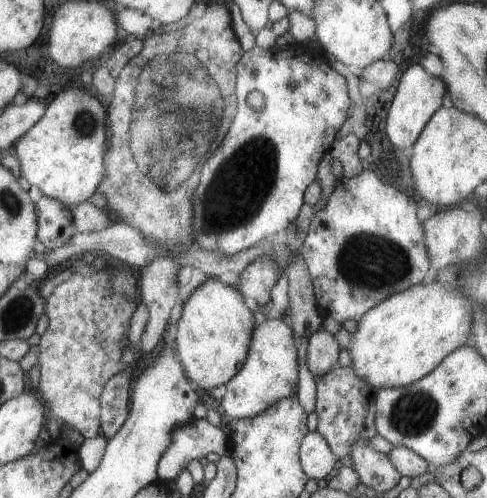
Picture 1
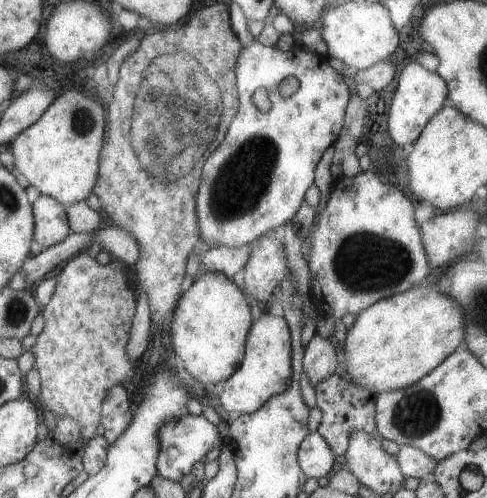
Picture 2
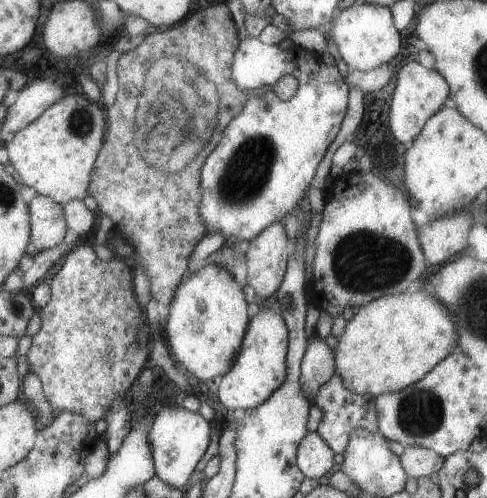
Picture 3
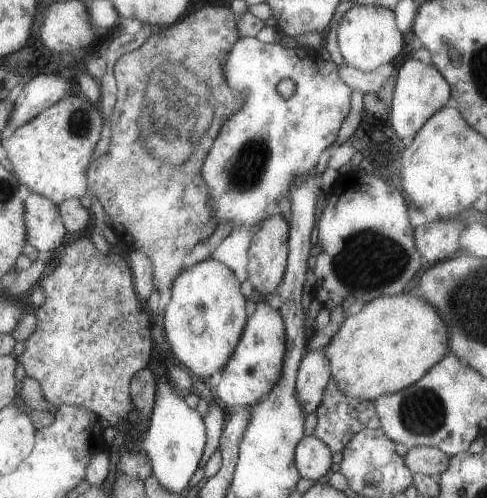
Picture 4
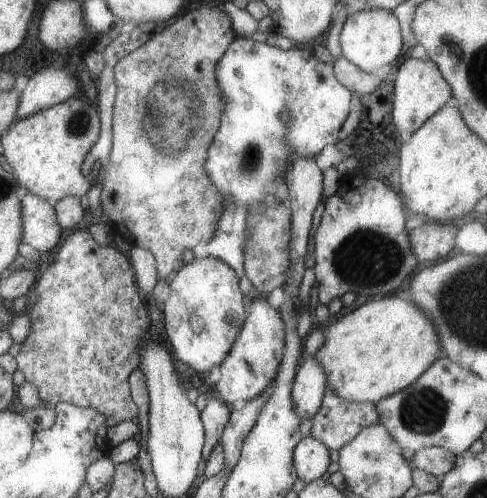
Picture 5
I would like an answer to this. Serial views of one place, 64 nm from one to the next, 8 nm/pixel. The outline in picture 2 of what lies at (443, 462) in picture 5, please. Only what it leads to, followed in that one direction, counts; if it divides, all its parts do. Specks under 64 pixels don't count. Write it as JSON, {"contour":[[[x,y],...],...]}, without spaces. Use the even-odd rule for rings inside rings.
{"contour":[[[401,446],[399,452],[393,456],[403,478],[419,478],[419,480],[429,480],[435,474],[435,462],[431,456],[423,454],[421,450],[415,450],[411,446]]]}

